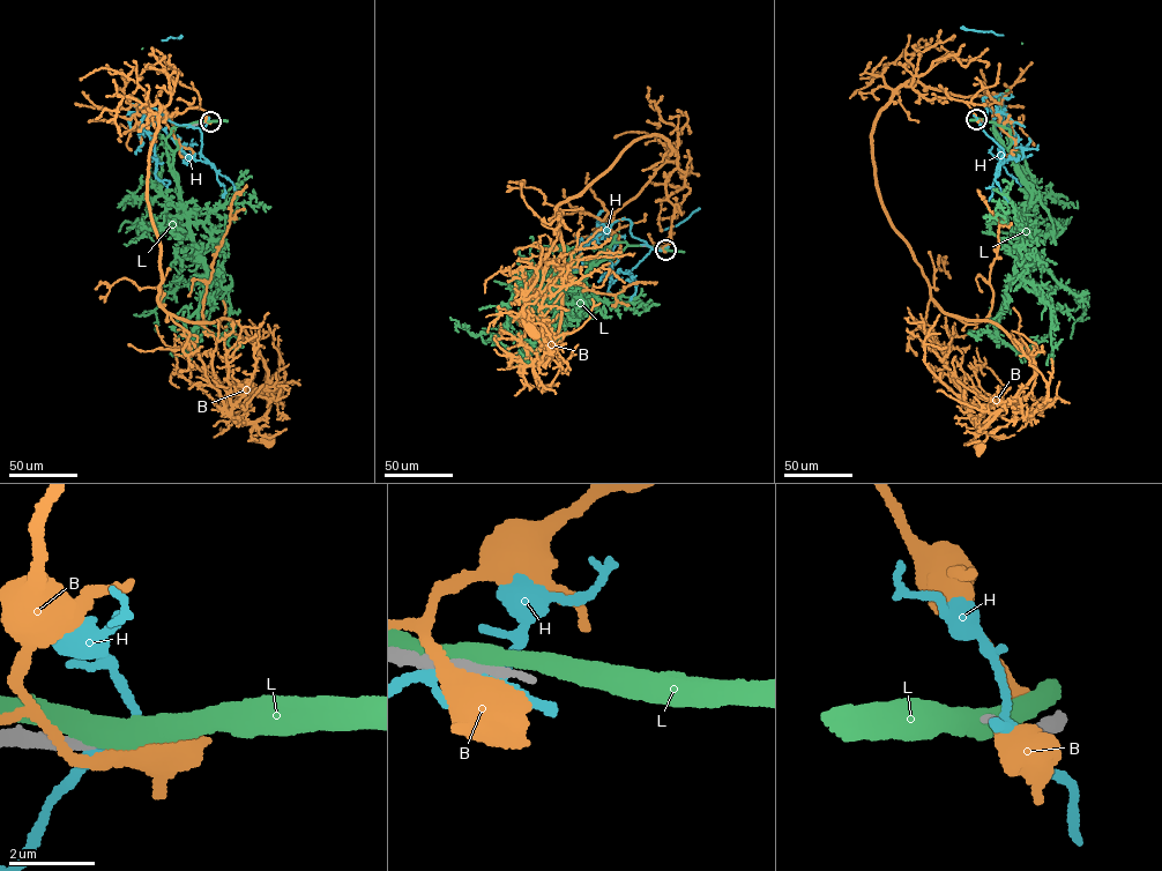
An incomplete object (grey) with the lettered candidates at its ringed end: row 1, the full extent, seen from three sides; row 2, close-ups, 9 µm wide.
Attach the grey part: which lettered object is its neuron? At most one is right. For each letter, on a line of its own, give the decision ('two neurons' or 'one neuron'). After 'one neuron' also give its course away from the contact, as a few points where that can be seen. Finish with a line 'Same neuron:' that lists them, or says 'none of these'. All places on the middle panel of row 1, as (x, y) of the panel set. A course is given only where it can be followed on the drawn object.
B: two neurons
H: two neurons
L: two neurons
Same neuron: none of these

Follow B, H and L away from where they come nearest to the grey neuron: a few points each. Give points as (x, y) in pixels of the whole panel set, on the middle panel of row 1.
B: (664, 250), (677, 157), (655, 134), (556, 207), (561, 312), (544, 363), (533, 333)
H: (664, 250), (632, 237), (630, 220), (612, 222), (609, 267), (627, 278)
L: (664, 250), (613, 243), (563, 299), (529, 287), (519, 290), (507, 305), (507, 329), (514, 335)

